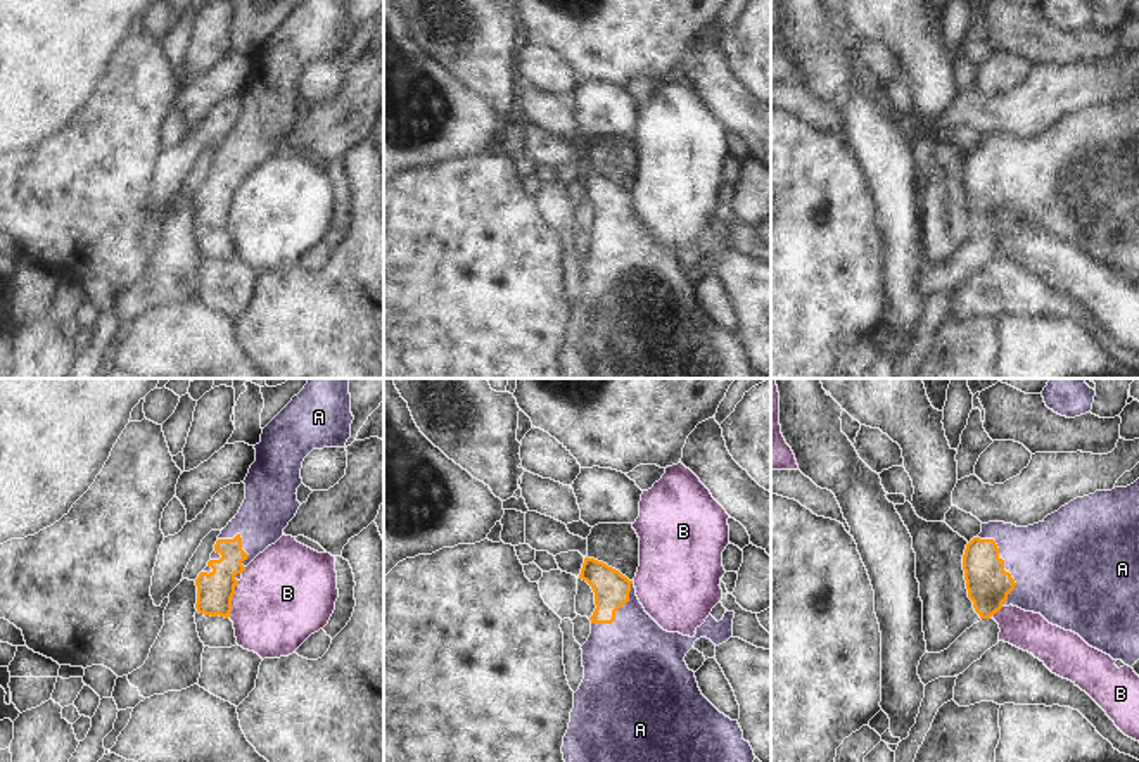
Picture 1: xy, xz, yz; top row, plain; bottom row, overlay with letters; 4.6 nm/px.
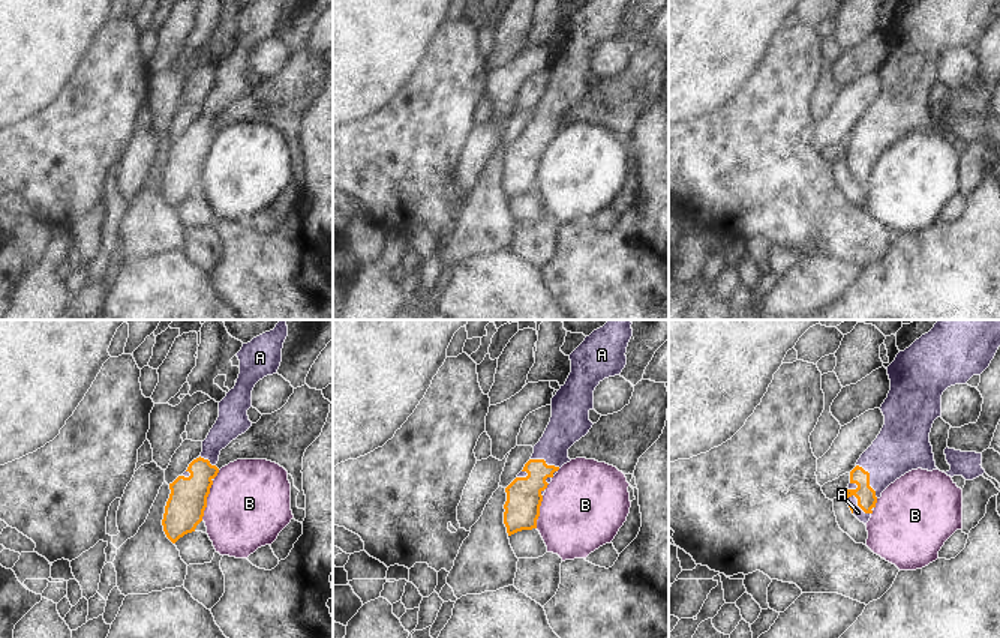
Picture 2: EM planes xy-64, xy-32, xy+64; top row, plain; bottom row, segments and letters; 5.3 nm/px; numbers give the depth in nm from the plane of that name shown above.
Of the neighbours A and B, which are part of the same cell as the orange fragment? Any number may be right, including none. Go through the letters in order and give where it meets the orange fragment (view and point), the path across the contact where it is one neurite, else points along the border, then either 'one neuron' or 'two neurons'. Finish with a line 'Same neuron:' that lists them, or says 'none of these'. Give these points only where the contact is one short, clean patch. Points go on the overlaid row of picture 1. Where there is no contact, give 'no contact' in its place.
A: contact yz (1003, 565); way yz (987, 583), (1003, 565), (1056, 564); one neuron
B: contact xy (230, 600); border xy (239, 581), (232, 598), (232, 610), (227, 617); two neurons
Same neuron: A

